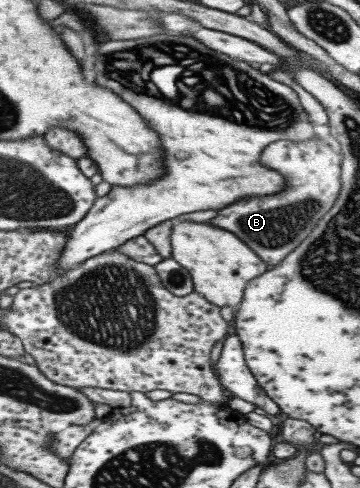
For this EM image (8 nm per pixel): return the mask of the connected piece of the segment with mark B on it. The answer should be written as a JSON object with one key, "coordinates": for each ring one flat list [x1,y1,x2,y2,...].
{"coordinates":[[318,137,302,142,276,140,266,150,262,150,260,158,264,166,276,172,282,170,286,188,270,196,232,202,232,206,216,210,216,216,207,220,207,223,240,238,266,264,278,264,288,252,292,252,300,244,300,240,308,236,308,232,338,196,341,156,332,150,329,143]]}

